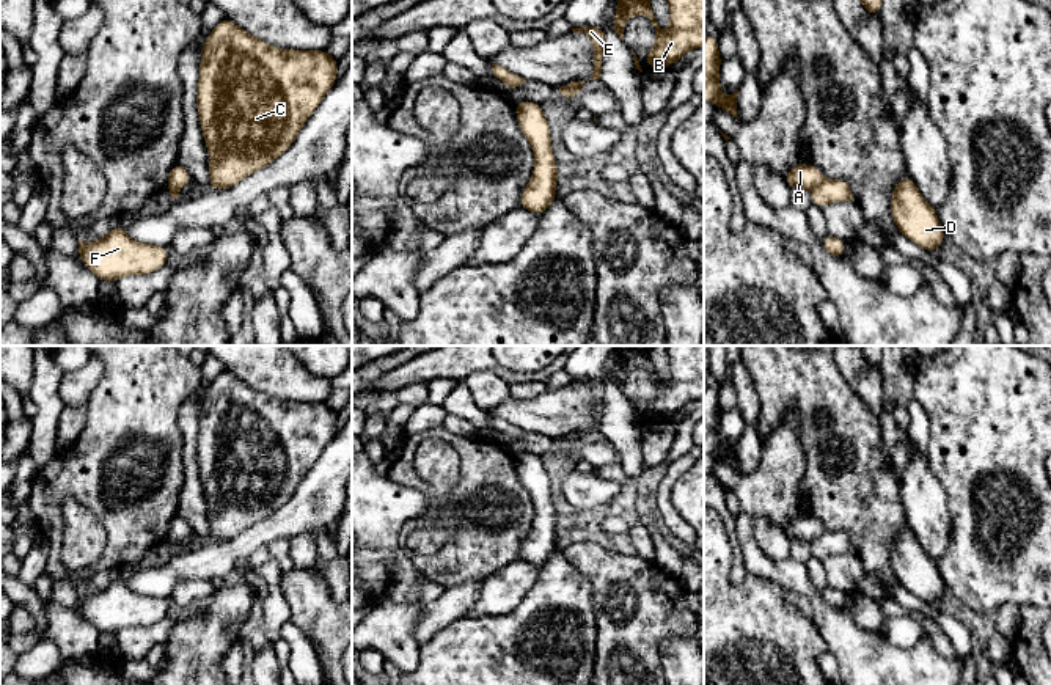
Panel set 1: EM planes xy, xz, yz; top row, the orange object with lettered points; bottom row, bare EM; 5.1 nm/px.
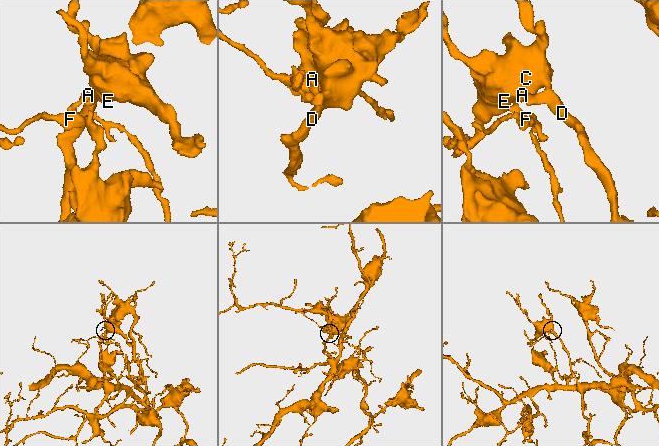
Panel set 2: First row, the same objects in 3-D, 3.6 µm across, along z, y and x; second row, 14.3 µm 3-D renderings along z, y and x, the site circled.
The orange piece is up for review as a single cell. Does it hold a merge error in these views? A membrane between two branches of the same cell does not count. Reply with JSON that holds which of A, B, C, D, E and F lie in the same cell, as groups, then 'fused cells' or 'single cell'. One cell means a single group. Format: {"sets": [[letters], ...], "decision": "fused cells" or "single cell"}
{"sets": [["A", "F"], ["B", "C", "D", "E"]], "decision": "fused cells"}

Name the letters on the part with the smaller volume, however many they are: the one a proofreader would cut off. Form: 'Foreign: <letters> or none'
Foreign: A, F

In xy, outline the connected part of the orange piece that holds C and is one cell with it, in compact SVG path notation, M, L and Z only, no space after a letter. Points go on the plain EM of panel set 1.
M223 369L207 386L201 401L196 460L209 506L209 540L225 542L275 514L298 489L300 481L319 459L338 430L338 415L327 401L278 401Z

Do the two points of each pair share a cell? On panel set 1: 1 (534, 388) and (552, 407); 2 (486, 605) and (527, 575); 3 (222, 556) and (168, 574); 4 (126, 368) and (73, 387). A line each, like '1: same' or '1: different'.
1: different
2: same
3: same
4: different

